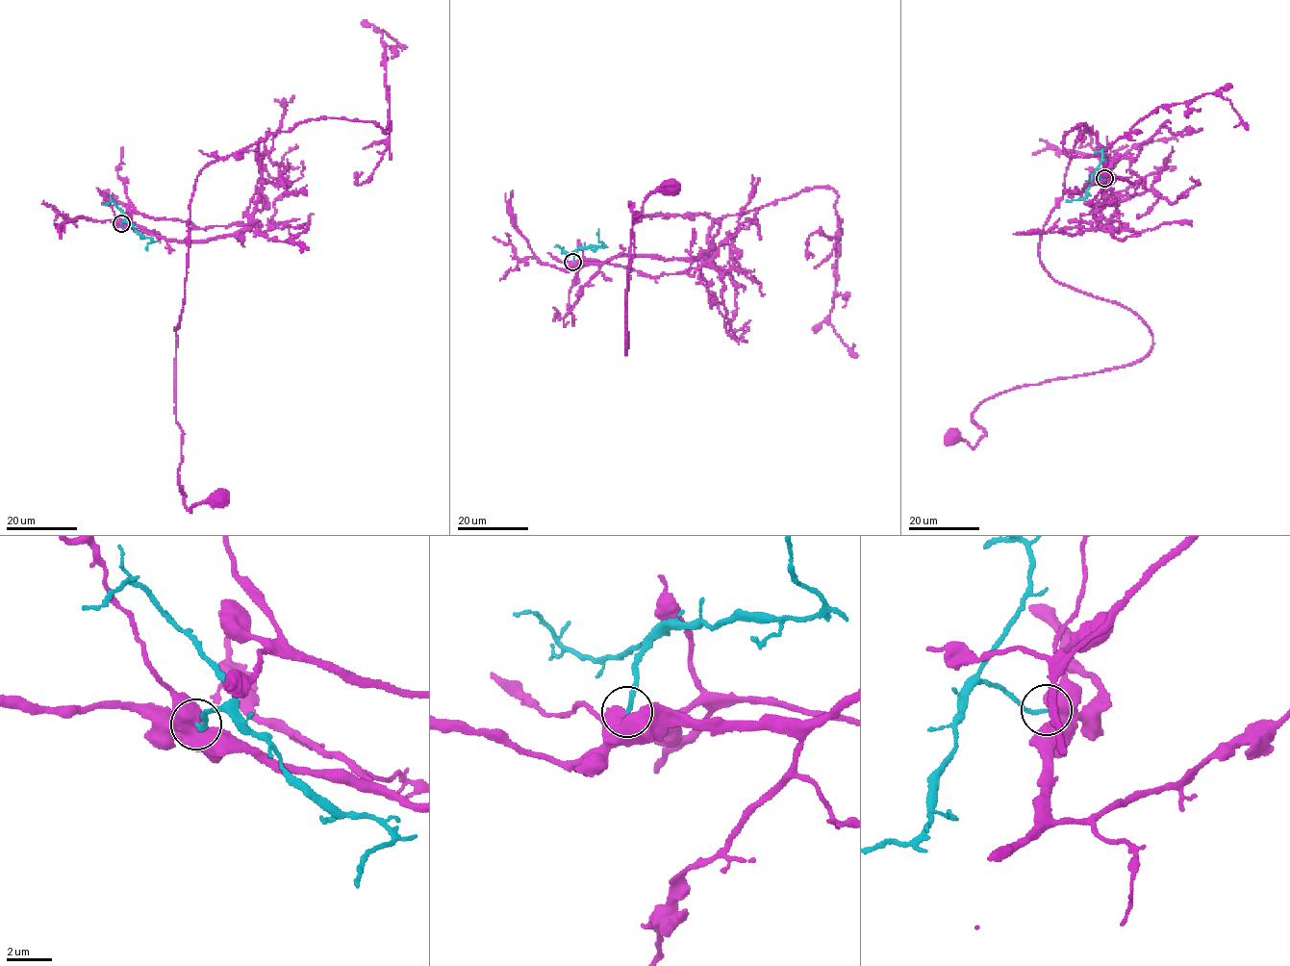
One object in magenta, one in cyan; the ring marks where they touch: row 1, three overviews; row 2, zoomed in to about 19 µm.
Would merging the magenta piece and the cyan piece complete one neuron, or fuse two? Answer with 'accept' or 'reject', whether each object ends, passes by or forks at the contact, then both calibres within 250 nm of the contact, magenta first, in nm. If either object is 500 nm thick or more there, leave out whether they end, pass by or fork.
reject; calibres 750 and 170 nm

